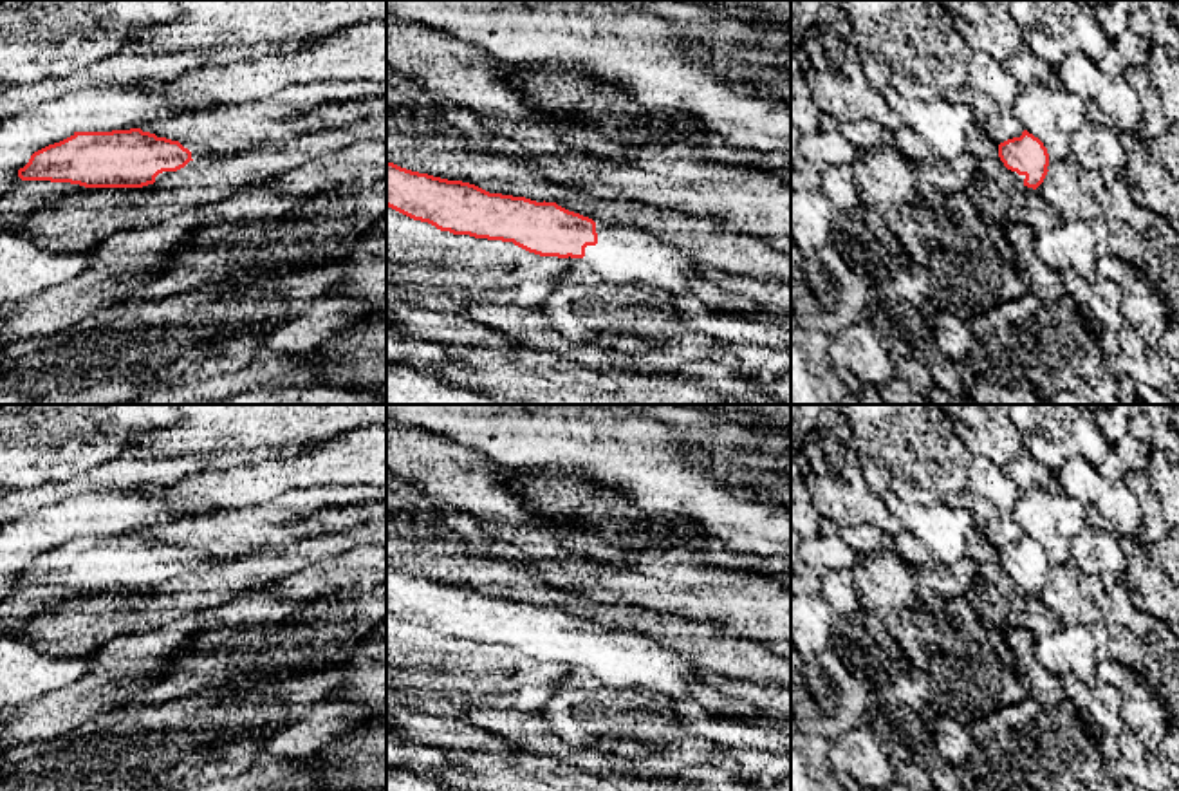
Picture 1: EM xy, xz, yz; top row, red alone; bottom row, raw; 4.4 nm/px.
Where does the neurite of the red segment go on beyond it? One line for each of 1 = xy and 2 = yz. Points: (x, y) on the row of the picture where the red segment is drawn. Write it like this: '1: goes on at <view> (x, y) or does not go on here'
1: goes on at xy (197, 152)
2: goes on at yz (1019, 177)

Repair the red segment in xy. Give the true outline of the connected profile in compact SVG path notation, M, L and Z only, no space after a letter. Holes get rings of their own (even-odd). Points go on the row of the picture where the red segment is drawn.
M141 128L74 132L34 152L18 170L22 181L70 182L85 188L143 188L173 175L200 159L222 159L264 144L242 144L226 152L166 139Z

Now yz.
M1027 130L1000 143L998 157L1020 184L1033 190L1040 190L1047 172L1054 164L1044 143Z

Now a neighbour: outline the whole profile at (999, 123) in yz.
M968 83L952 87L942 98L950 103L968 105L973 123L998 144L1024 132L1011 108L1002 108L991 96L971 88Z

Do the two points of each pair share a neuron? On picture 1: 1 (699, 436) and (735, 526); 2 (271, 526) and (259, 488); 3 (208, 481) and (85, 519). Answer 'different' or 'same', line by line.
1: different
2: different
3: different

